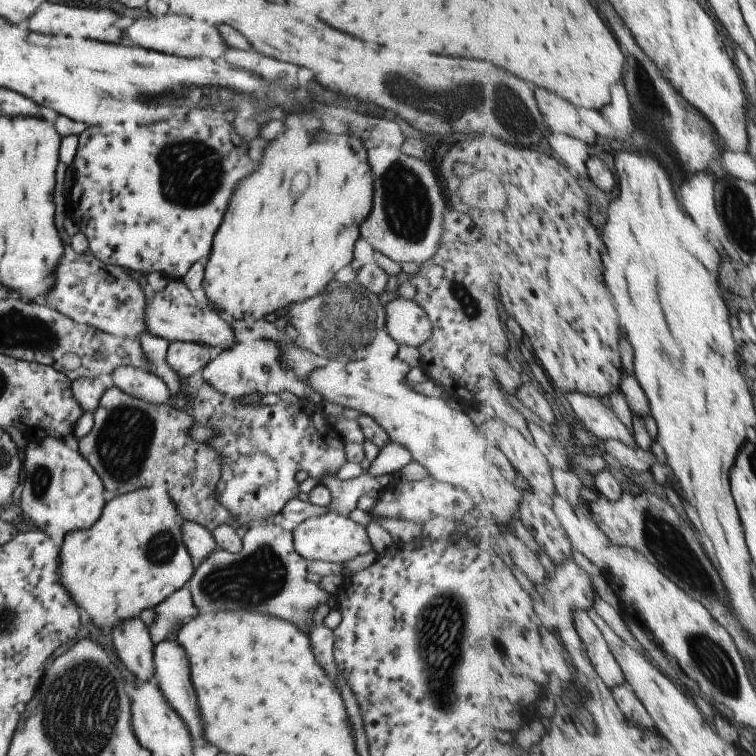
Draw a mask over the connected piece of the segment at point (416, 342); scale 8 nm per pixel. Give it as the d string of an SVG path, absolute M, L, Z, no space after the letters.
M395 298L386 304L385 311L387 331L399 345L408 344L418 349L430 336L432 322L412 299Z

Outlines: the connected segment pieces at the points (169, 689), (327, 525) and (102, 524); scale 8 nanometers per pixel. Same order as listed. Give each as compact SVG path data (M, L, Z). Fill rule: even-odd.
M164 640L160 644L155 644L152 668L154 668L155 680L164 698L185 722L185 725L188 726L188 732L190 738L192 738L192 748L208 745L202 744L204 736L202 736L202 728L200 728L200 716L196 716L196 696L194 696L192 684L190 684L190 670L188 670L186 650L178 644L177 640Z
M326 512L312 516L299 523L292 530L292 538L296 552L307 561L322 560L344 564L354 556L372 552L372 544L368 538L367 528L352 520L349 516Z
M146 488L116 495L104 504L102 516L96 528L92 526L88 532L74 530L65 534L60 551L58 582L78 606L92 612L90 616L98 628L116 628L124 622L124 618L136 618L142 610L154 609L156 604L164 602L170 594L188 584L195 569L183 542L178 506L165 491Z

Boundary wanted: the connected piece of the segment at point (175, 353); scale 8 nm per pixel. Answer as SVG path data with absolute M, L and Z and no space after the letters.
M169 341L167 363L179 378L190 378L221 353L220 346L196 342Z

